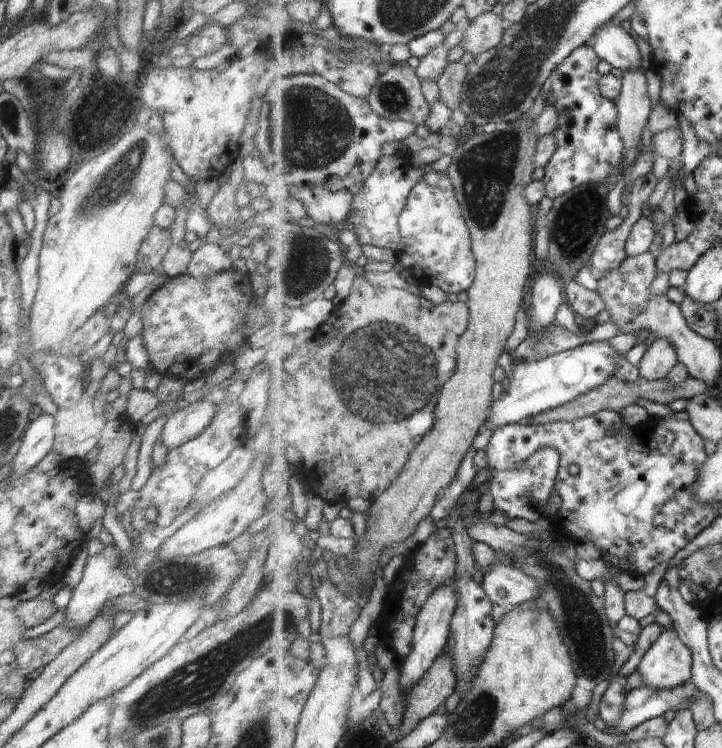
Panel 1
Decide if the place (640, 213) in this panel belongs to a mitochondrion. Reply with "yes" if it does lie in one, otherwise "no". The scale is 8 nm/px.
no

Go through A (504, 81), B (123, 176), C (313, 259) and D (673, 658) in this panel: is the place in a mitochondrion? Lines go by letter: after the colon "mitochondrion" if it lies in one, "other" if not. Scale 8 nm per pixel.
A: mitochondrion
B: mitochondrion
C: mitochondrion
D: other

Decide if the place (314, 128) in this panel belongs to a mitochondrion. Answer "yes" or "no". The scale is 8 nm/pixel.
yes

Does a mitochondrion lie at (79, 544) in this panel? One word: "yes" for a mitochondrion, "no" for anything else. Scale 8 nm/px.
no

